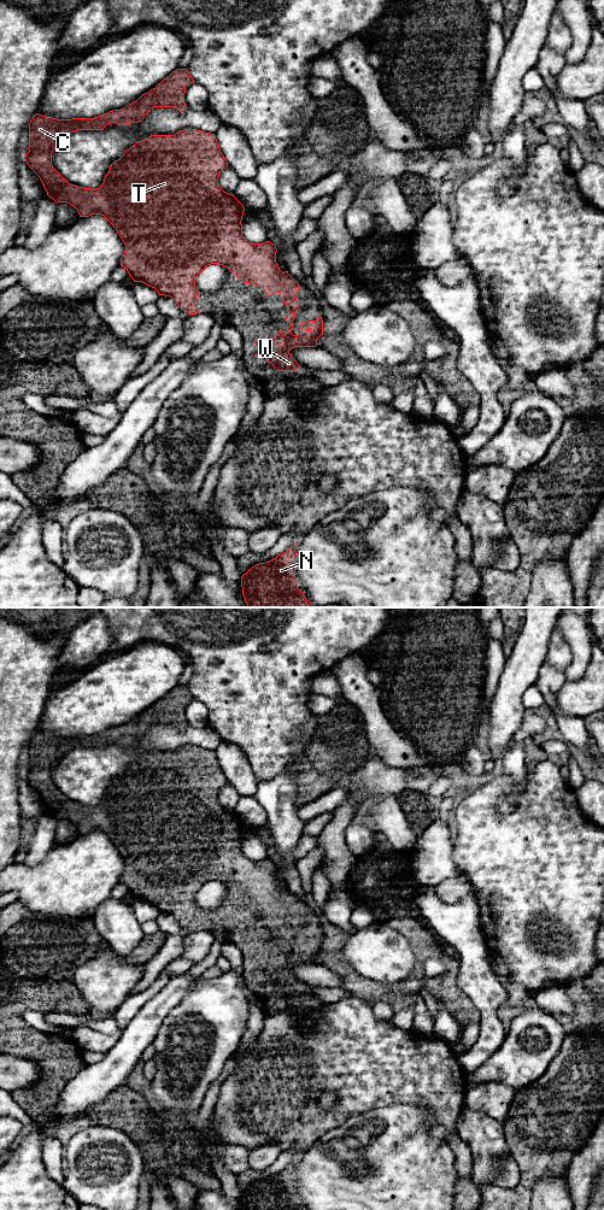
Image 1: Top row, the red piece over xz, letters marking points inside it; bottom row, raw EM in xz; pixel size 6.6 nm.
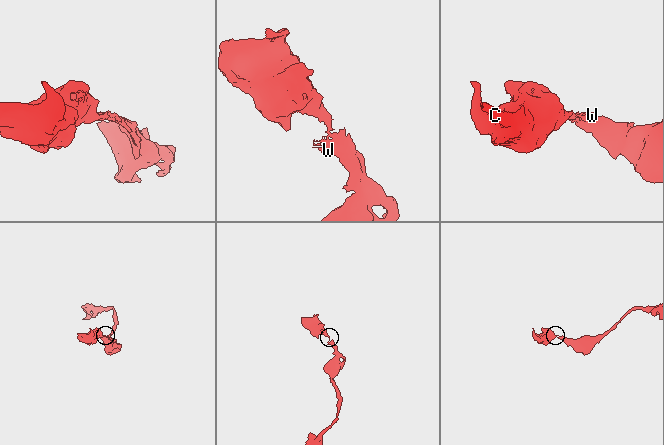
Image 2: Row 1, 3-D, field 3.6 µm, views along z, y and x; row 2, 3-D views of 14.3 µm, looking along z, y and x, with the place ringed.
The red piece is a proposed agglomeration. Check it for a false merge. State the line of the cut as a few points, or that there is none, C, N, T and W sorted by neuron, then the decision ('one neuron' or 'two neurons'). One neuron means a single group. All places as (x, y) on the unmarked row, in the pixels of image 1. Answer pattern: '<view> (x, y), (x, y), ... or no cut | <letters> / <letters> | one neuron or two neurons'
no cut | C N T W | one neuron

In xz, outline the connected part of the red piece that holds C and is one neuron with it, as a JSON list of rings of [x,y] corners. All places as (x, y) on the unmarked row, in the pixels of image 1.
[[[177,686],[166,695],[158,700],[148,710],[142,711],[136,718],[127,722],[121,727],[110,728],[102,733],[94,735],[72,735],[57,736],[36,730],[29,742],[29,769],[24,776],[29,785],[40,794],[47,812],[57,821],[68,820],[74,823],[80,834],[89,834],[92,832],[104,833],[117,847],[125,862],[125,868],[121,875],[123,883],[134,899],[142,899],[154,905],[159,912],[172,915],[182,928],[189,932],[199,930],[195,923],[198,916],[198,906],[195,904],[197,893],[211,881],[219,881],[234,889],[240,899],[251,900],[262,904],[268,914],[280,911],[280,917],[287,922],[286,938],[291,941],[287,944],[287,951],[282,951],[282,946],[268,958],[278,962],[277,968],[269,964],[259,967],[266,979],[271,980],[276,988],[294,988],[301,986],[289,968],[294,964],[316,964],[317,957],[323,952],[323,938],[318,933],[316,938],[303,936],[299,945],[301,950],[293,952],[292,940],[294,930],[299,928],[297,912],[299,900],[288,891],[282,889],[276,880],[276,863],[270,858],[263,860],[251,860],[242,852],[242,833],[245,824],[234,813],[224,809],[218,801],[218,794],[223,786],[228,783],[228,779],[221,769],[216,752],[198,746],[183,746],[174,752],[151,752],[142,758],[137,758],[127,766],[123,773],[115,777],[102,801],[99,805],[83,805],[69,800],[52,782],[52,770],[55,764],[71,750],[77,747],[102,747],[107,741],[117,740],[119,742],[139,740],[153,724],[175,724],[177,728],[186,728],[188,724],[184,719],[186,703],[194,700],[187,686]]]

